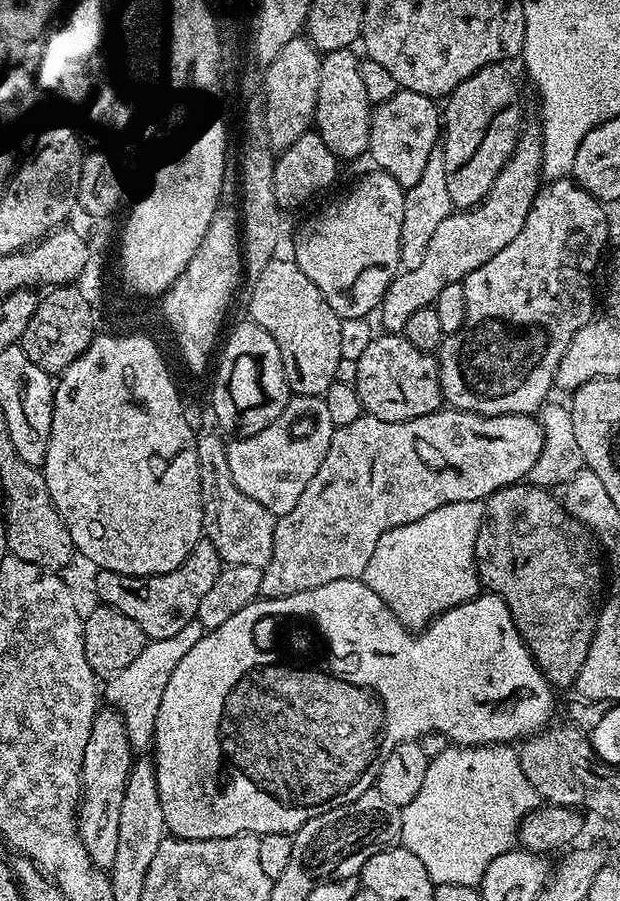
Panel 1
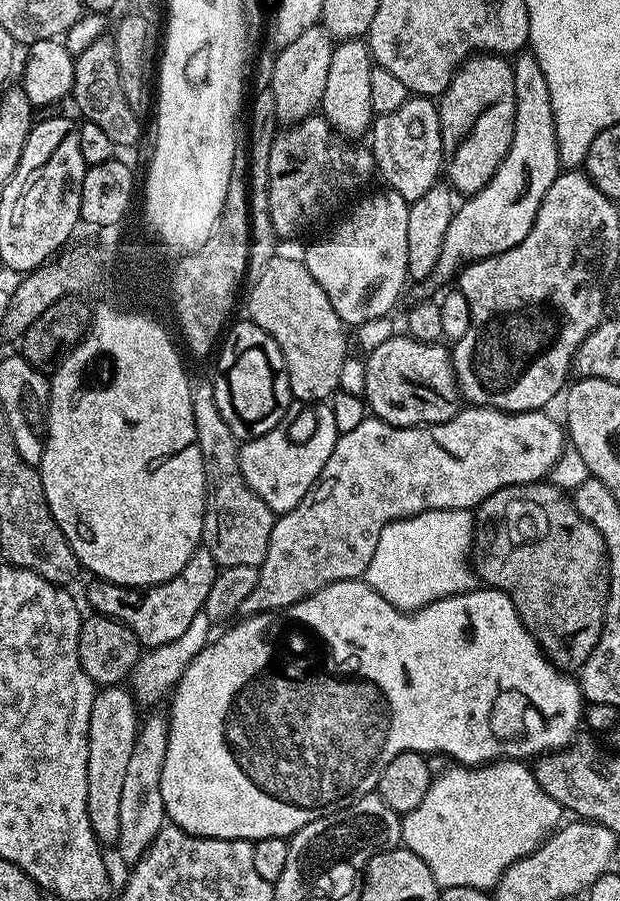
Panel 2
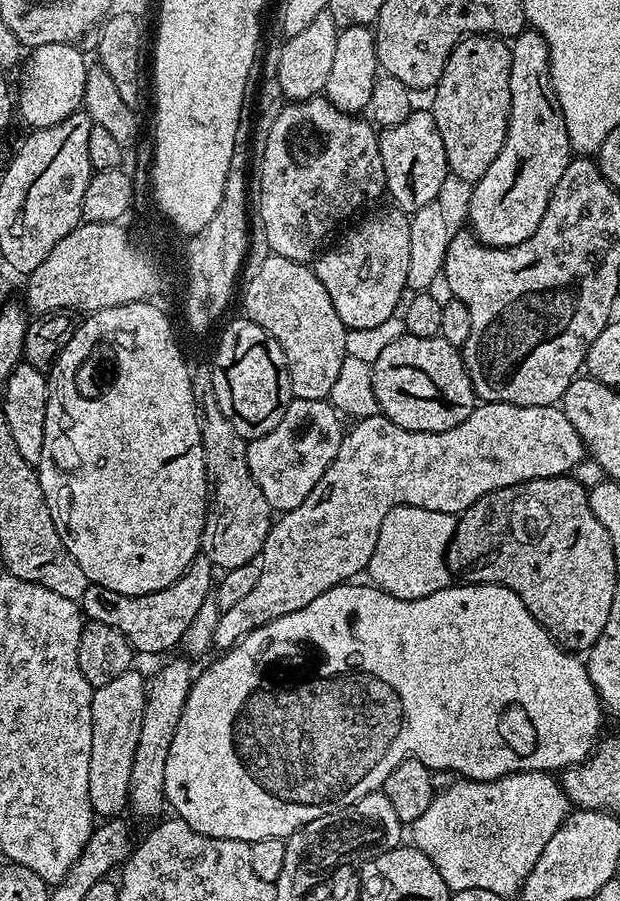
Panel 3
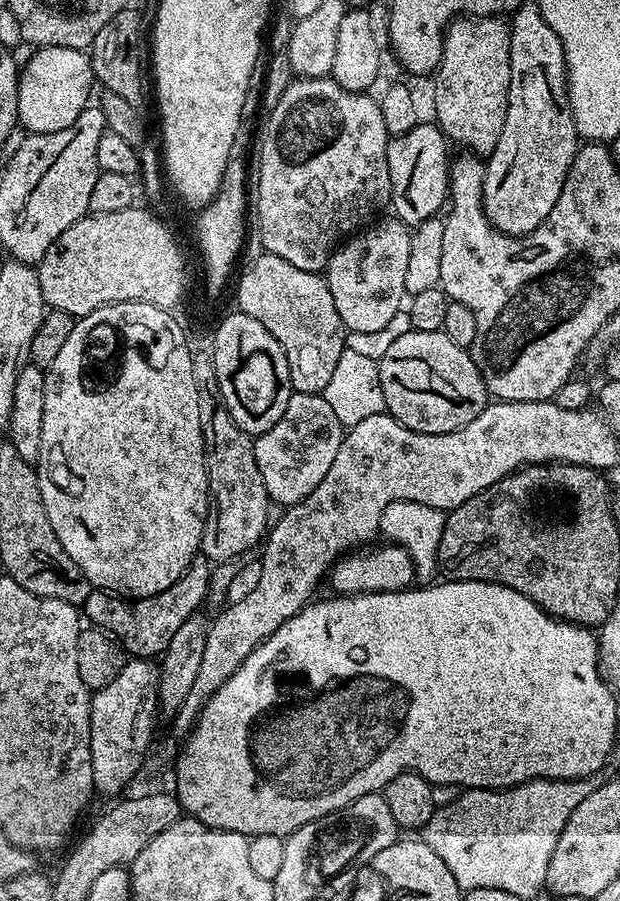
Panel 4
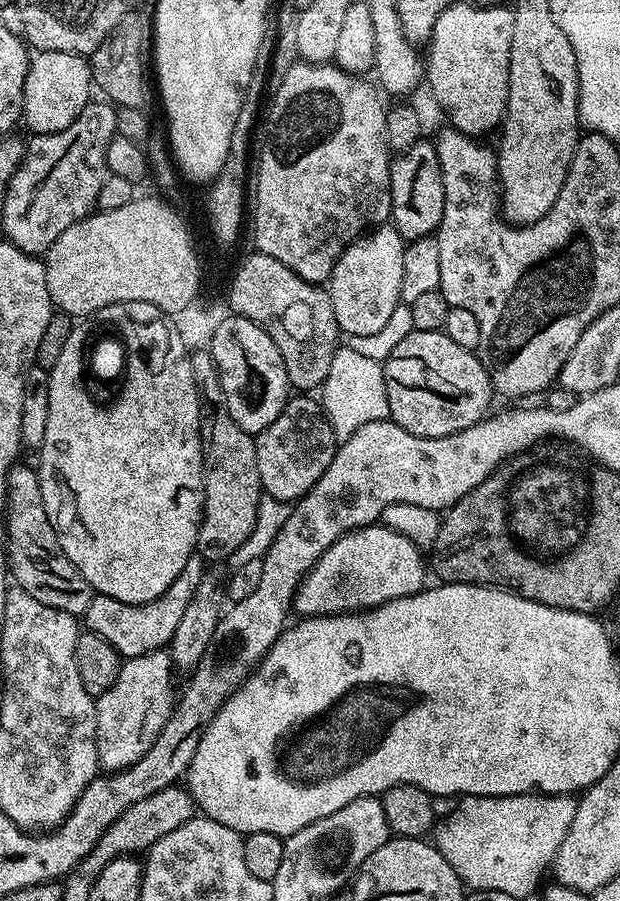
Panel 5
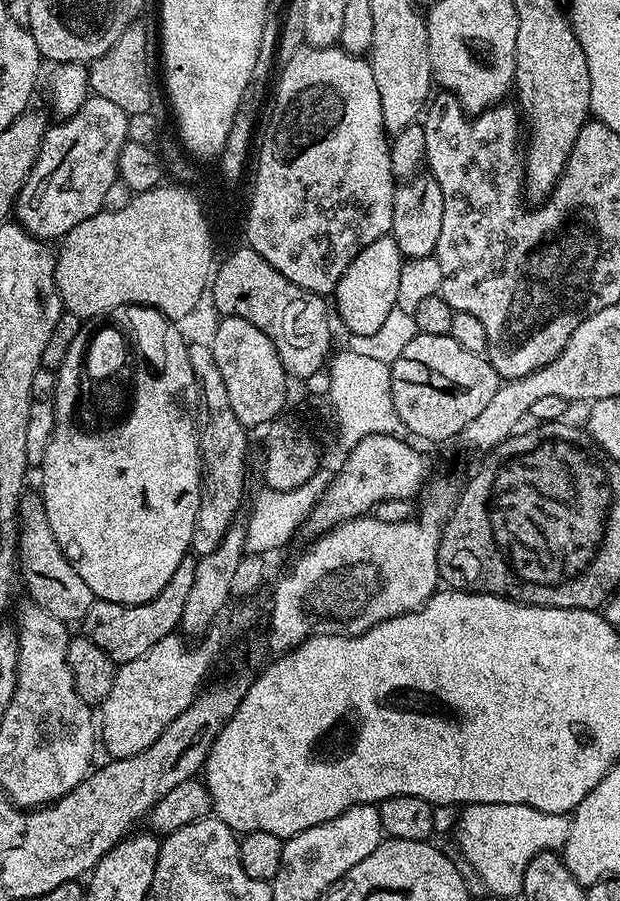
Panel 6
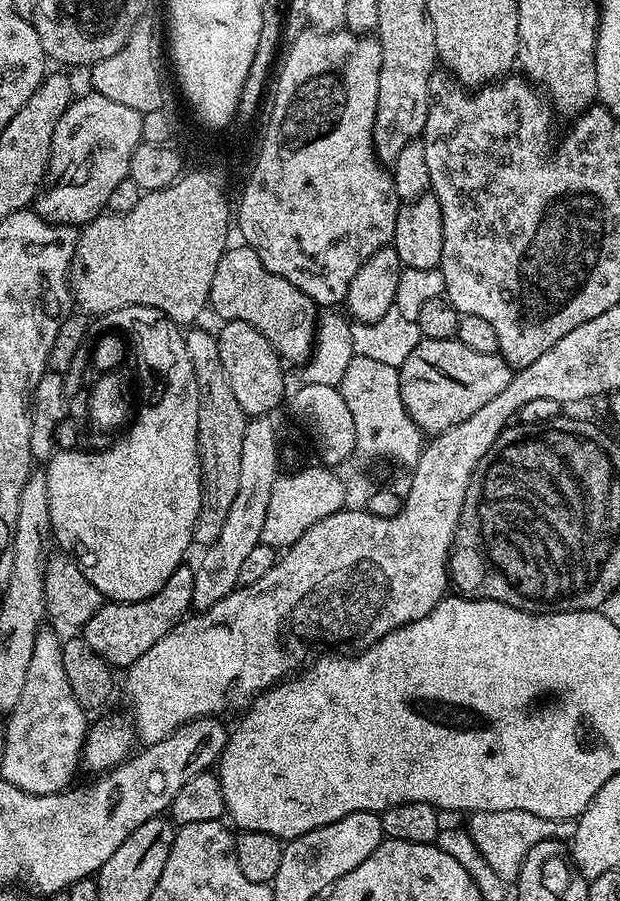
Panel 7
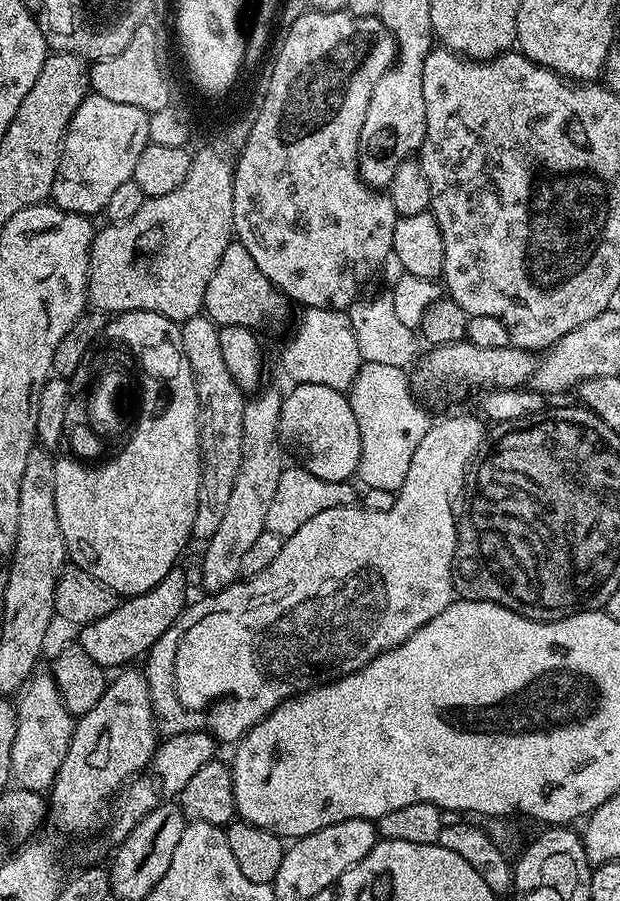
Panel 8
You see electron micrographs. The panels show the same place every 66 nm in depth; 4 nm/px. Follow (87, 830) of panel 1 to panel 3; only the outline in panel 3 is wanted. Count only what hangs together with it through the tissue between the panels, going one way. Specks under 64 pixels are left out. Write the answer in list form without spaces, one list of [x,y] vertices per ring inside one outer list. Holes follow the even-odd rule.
[[[136,670],[118,674],[114,682],[106,682],[106,686],[93,691],[88,797],[97,817],[116,818],[128,808],[130,766],[134,766],[134,749],[138,746],[138,733],[142,731],[147,697],[146,680]]]

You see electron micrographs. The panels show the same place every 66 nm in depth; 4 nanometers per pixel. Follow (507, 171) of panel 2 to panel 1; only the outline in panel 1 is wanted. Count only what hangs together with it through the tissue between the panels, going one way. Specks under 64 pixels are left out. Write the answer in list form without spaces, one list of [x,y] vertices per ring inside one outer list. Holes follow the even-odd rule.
[[[525,127],[512,158],[506,166],[502,166],[486,199],[475,208],[453,210],[438,230],[434,230],[434,238],[430,238],[422,266],[418,266],[418,270],[401,271],[394,277],[378,309],[385,333],[403,333],[406,322],[418,310],[435,305],[438,294],[442,294],[445,286],[461,283],[471,272],[478,270],[478,266],[490,262],[498,250],[510,246],[510,242],[518,238],[522,226],[526,226],[526,214],[530,214],[530,206],[542,187],[541,146],[539,127]]]

